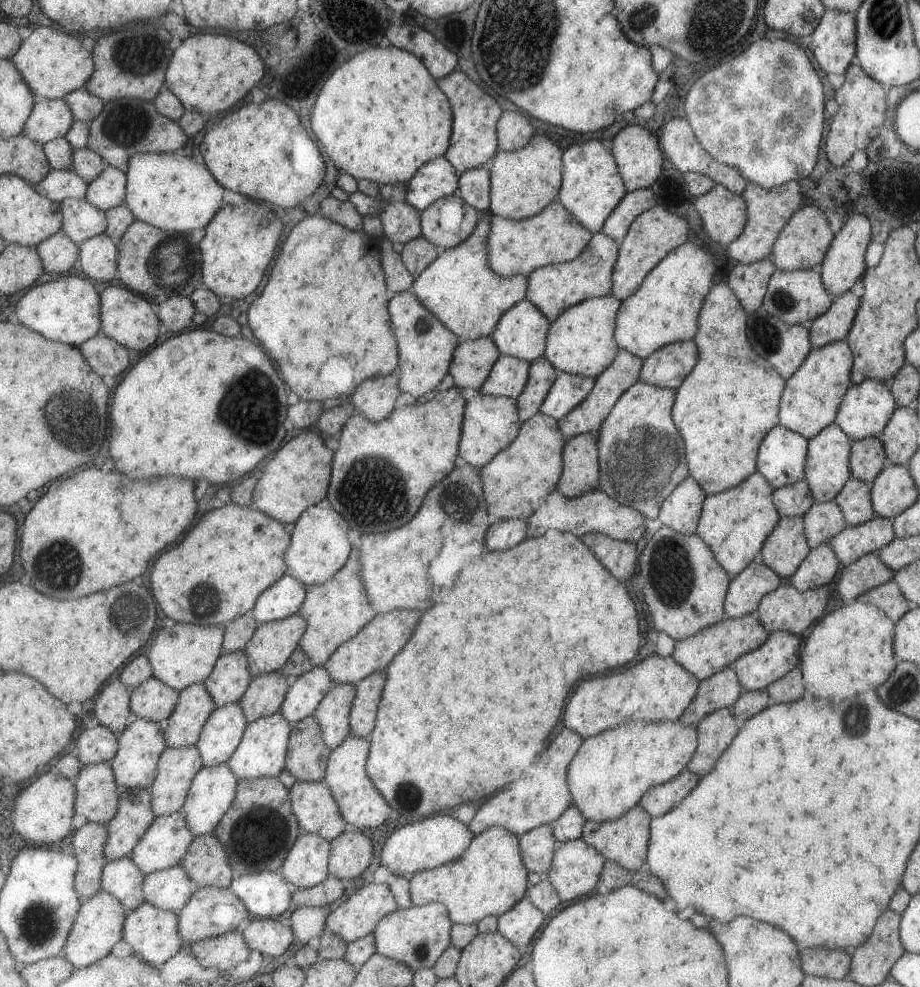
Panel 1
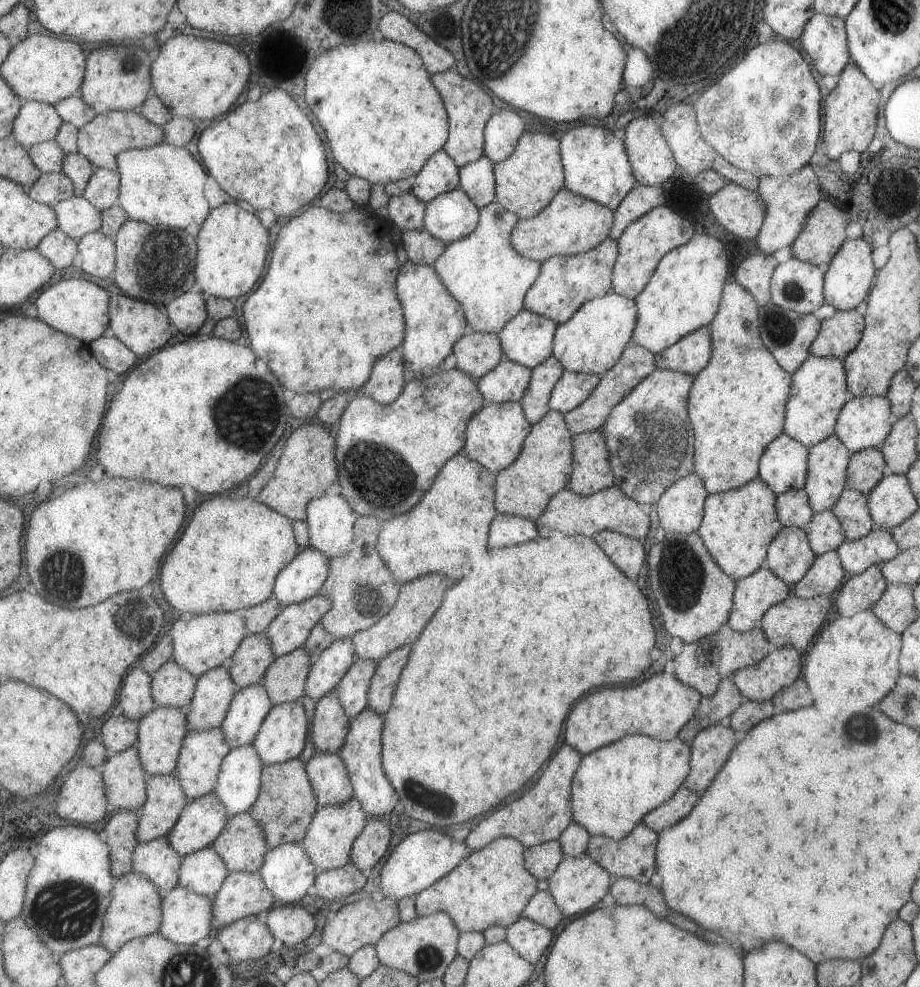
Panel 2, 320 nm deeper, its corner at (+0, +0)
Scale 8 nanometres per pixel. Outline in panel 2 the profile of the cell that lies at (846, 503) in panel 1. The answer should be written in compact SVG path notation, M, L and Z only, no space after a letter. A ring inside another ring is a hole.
M846 486L831 510L841 523L847 540L854 541L871 532L873 521L864 494Z

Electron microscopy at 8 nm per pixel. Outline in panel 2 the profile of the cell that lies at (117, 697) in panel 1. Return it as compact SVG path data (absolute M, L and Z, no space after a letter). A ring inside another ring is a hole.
M141 666L133 668L124 682L120 692L119 706L123 713L140 721L159 705L154 700L154 677Z

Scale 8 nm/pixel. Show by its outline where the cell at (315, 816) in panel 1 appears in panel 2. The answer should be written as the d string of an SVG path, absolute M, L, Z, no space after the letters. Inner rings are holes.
M317 751L313 758L307 762L307 770L318 796L319 808L327 808L329 805L346 803L355 797L354 784L352 783L350 772L341 753Z

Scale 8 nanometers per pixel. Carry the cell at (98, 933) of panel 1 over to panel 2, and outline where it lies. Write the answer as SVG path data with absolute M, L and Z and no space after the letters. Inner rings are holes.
M131 872L121 877L115 884L113 892L113 904L107 912L107 920L103 922L103 938L101 944L117 954L123 944L128 944L133 938L143 938L151 934L159 933L163 925L163 897L159 894L159 888L151 884L143 874Z

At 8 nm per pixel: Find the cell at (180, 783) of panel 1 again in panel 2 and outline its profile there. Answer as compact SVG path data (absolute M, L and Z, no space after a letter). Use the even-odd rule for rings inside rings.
M222 726L209 730L191 728L186 734L183 744L175 775L181 779L183 788L192 802L199 797L214 792L216 784L219 782L223 761L233 748L229 744Z

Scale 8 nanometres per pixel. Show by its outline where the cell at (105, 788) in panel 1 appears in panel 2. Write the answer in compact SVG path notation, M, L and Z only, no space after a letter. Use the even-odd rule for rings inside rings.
M137 746L109 757L103 776L110 807L116 811L127 809L139 813L148 799L147 775Z

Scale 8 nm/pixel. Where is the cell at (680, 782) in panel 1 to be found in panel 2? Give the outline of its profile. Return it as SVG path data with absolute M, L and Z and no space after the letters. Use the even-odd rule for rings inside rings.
M681 785L669 800L645 814L641 822L647 828L658 833L687 816L687 813L690 813L691 809L697 804L698 797L698 794Z

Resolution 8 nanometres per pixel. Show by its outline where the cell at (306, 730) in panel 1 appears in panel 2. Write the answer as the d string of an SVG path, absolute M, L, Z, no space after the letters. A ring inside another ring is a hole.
M337 690L329 692L316 703L311 724L311 736L317 751L339 753L347 740L352 725Z

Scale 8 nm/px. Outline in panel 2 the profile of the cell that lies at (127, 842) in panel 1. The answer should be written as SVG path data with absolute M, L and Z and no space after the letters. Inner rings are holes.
M175 773L148 774L147 780L148 799L139 812L138 841L141 844L168 836L191 802Z

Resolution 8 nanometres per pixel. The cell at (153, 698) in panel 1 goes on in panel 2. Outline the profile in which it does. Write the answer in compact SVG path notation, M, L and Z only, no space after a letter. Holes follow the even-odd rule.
M172 658L154 676L154 700L161 707L190 709L199 679Z

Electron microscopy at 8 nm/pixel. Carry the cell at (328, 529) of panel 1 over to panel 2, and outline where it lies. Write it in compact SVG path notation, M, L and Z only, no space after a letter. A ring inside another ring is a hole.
M325 495L308 504L309 544L329 558L346 555L355 547L359 514L345 495Z

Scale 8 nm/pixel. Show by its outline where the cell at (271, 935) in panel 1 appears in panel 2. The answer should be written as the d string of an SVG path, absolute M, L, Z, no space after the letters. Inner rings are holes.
M278 904L264 916L264 921L275 938L285 946L302 944L317 928L315 914L311 914L305 906L295 904Z

